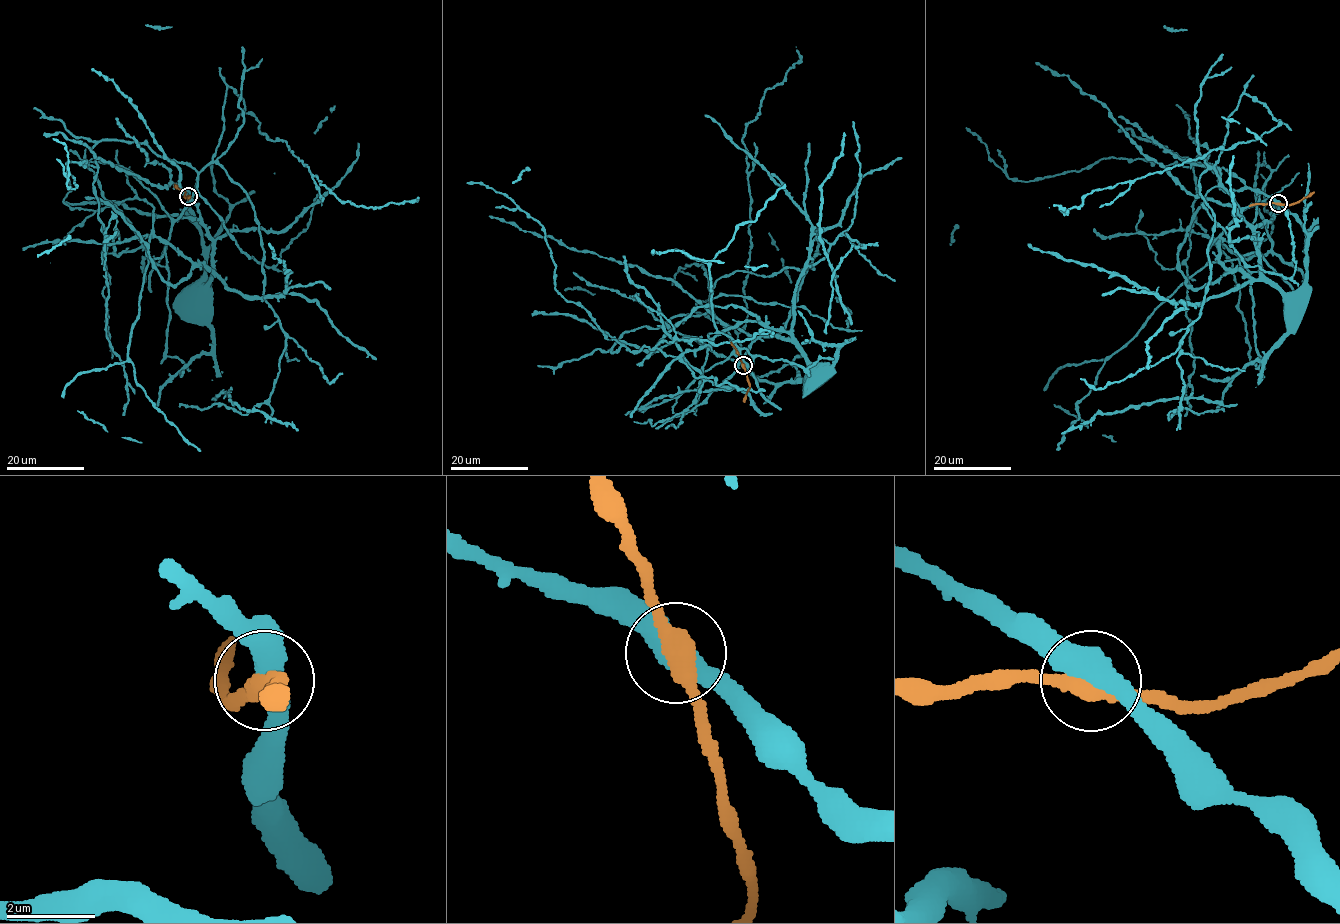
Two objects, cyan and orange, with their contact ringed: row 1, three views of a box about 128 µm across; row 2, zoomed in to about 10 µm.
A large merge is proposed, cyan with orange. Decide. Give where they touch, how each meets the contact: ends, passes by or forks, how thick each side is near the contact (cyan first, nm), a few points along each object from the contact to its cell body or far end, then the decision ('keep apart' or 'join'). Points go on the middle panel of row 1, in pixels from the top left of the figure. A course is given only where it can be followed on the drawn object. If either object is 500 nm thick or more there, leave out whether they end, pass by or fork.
(743, 365) | cyan passes by | orange passes by | 480/400 nm | cyan via (743, 366), (760, 379), (774, 383), (810, 382), (806, 374), (812, 376) | orange via (743, 366), (749, 387), (744, 402) | join

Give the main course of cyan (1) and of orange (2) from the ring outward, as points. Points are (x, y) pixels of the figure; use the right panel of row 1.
1: (1278, 203), (1296, 217), (1305, 237), (1306, 282), (1290, 299), (1291, 311)
2: (1278, 203), (1287, 205), (1314, 192)

